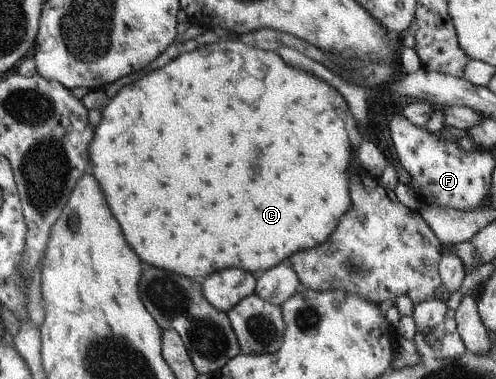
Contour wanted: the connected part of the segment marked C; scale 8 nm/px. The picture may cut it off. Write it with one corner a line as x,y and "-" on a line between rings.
233,40
219,44
188,45
165,66
123,86
100,113
101,122
94,128
93,138
89,140
91,146
87,148
91,174
99,182
113,218
121,226
125,242
135,250
139,260
149,266
171,270
185,278
199,278
199,281
225,266
235,266
256,276
286,262
291,254
299,250
315,248
325,242
351,205
347,180
355,162
353,152
357,151
357,146
365,137
359,134
345,100
335,88
313,74
287,66
275,51
255,50

